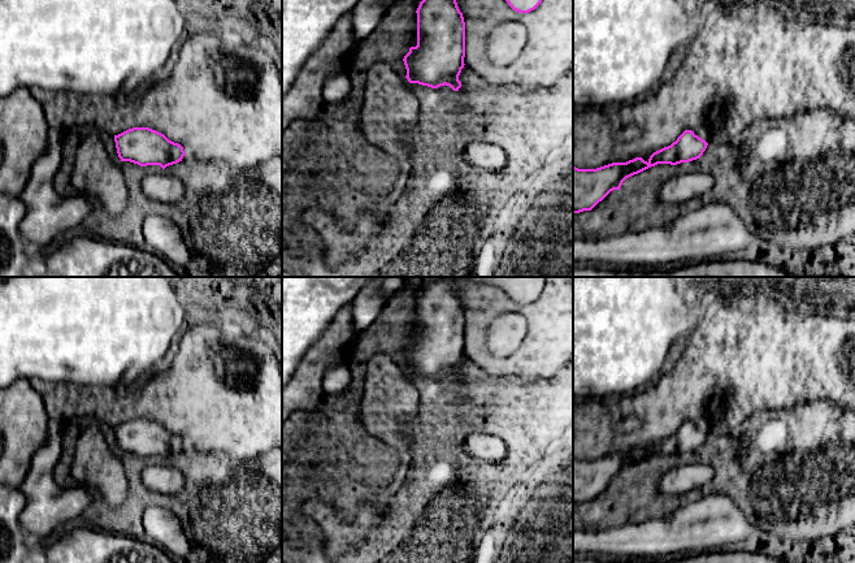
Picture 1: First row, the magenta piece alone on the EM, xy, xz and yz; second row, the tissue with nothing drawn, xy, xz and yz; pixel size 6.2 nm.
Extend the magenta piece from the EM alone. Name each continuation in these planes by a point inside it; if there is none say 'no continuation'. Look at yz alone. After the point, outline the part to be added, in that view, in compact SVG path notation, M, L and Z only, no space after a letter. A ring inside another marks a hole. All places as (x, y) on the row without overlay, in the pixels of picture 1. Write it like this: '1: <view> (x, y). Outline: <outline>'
no continuation

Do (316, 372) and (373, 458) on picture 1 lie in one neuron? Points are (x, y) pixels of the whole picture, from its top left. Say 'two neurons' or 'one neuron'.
two neurons

